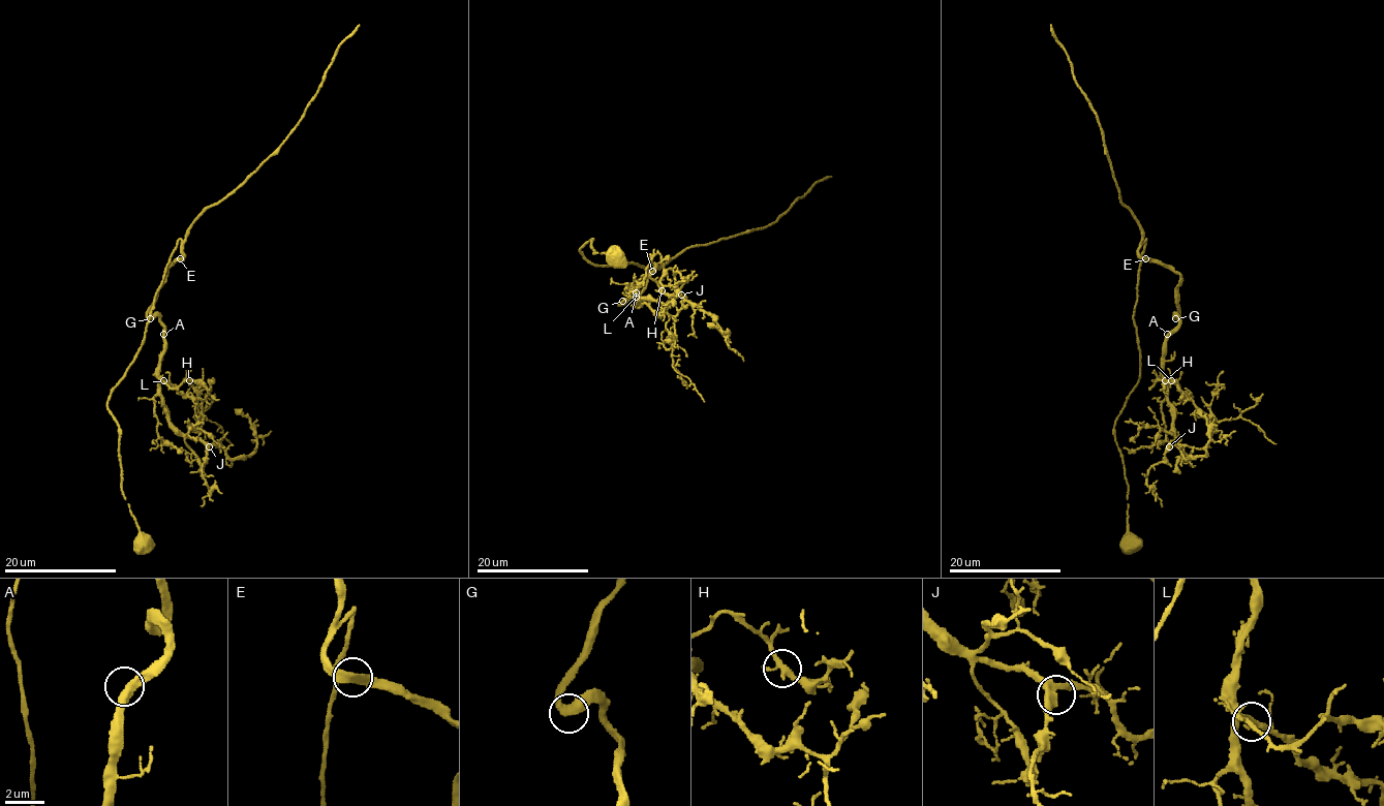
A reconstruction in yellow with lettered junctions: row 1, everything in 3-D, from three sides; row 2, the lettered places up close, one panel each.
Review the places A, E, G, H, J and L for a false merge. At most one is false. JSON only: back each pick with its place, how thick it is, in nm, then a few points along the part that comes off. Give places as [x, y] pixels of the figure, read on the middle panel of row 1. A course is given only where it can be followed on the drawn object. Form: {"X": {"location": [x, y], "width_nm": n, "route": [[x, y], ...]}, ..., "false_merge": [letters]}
{"false_merge": []}

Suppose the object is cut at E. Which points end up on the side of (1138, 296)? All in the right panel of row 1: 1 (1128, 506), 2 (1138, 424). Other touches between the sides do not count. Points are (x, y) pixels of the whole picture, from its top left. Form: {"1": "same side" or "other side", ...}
{"1": "same side", "2": "other side"}

